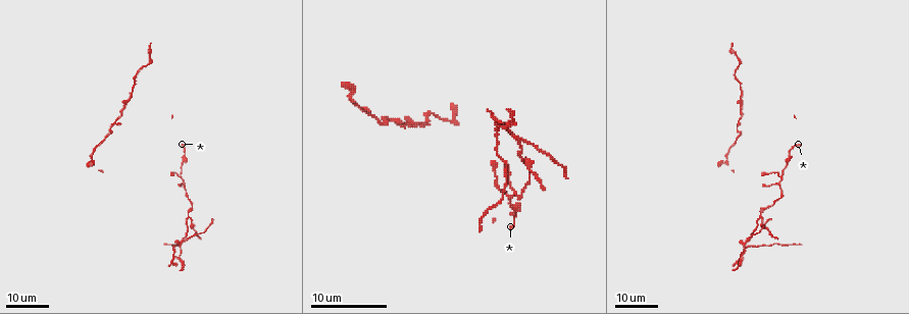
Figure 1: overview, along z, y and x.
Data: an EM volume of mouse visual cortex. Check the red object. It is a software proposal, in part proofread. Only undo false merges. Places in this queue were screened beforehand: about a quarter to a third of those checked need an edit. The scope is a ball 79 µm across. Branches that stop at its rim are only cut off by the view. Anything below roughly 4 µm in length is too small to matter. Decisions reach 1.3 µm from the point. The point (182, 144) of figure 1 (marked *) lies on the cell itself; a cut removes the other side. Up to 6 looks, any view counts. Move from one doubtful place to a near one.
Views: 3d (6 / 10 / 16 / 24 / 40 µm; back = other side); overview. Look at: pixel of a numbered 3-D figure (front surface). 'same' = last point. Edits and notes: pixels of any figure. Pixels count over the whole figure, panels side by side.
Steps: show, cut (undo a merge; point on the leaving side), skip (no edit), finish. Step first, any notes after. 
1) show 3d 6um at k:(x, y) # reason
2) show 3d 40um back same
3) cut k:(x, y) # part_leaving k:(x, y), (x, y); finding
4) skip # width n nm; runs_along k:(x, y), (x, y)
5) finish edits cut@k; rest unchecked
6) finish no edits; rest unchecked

show 3d 16um at 1:(506, 195) # branch point

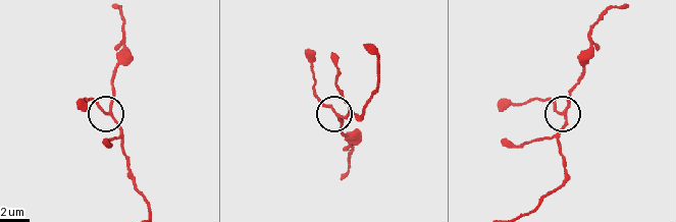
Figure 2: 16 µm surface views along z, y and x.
show 3d 6um at 2:(339, 116) # closer look

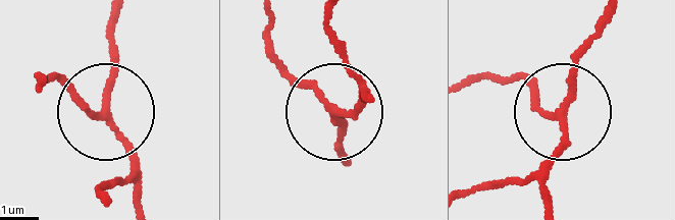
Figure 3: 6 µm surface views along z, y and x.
skip # runs_along 3:(349, 163), (323, 98), (267, 52); continuous, no second cell

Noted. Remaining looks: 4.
show 3d 16um at 1:(726, 161) # sudden change in width

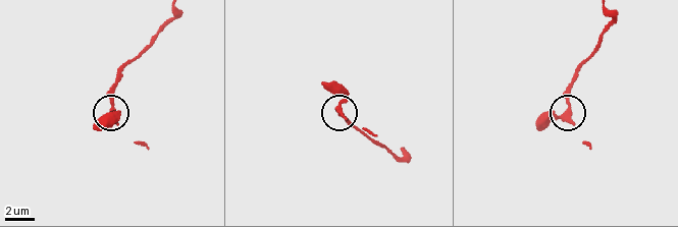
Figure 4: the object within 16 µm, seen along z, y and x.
show 3d 10um at 4:(338, 110)

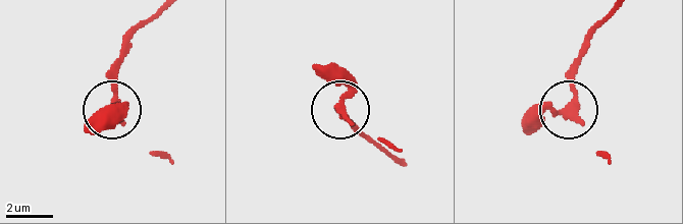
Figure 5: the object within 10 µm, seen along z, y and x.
skip # continuous, no second cell

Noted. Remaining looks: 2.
show 3d 24um at 1:(376, 120) # calibre changes

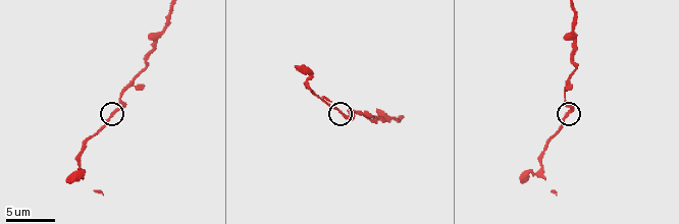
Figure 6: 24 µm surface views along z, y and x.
show 3d 6um at 6:(339, 112) # zoom in

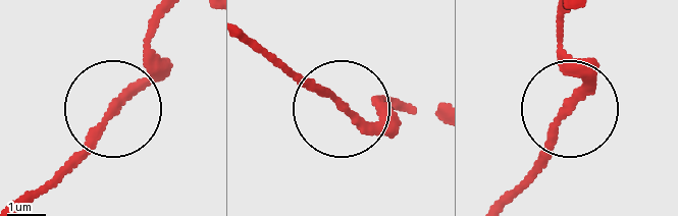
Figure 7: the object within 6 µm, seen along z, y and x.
skip # width 200 nm; all the same cell

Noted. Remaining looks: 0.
finish no edits; rest unchecked

